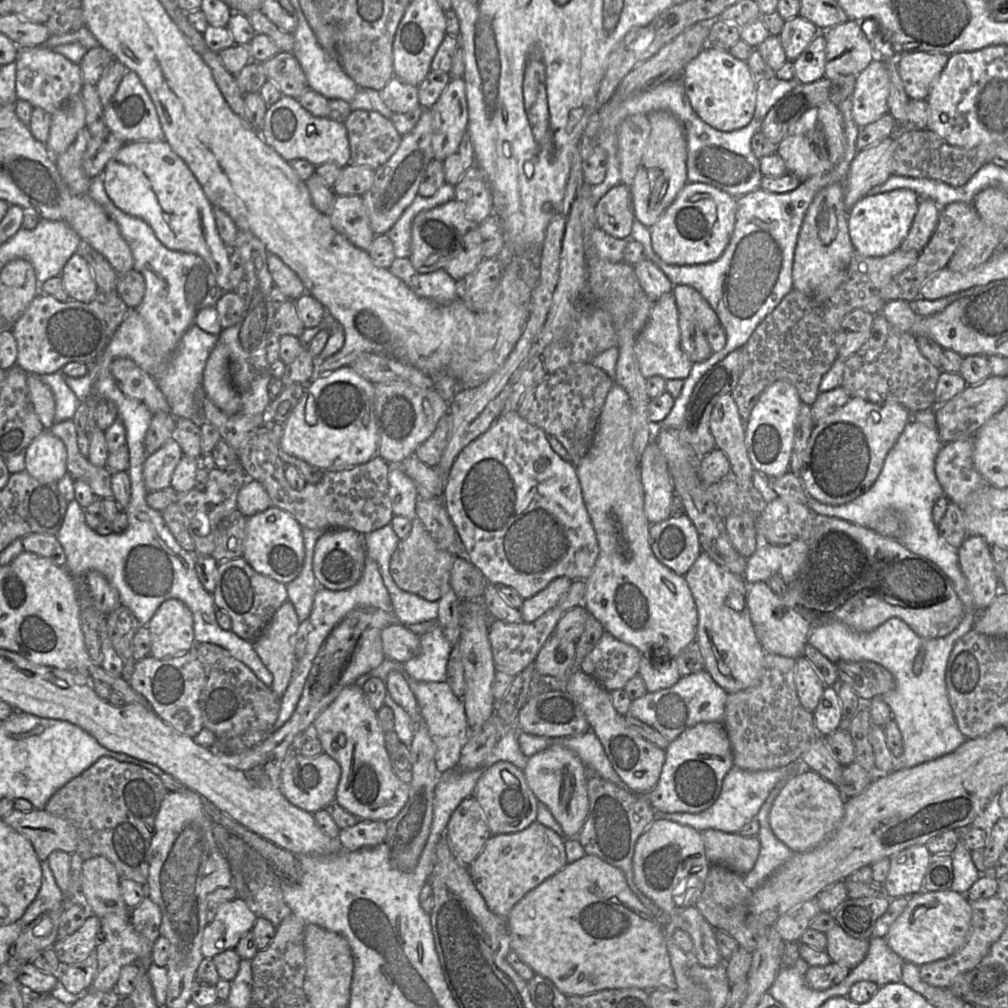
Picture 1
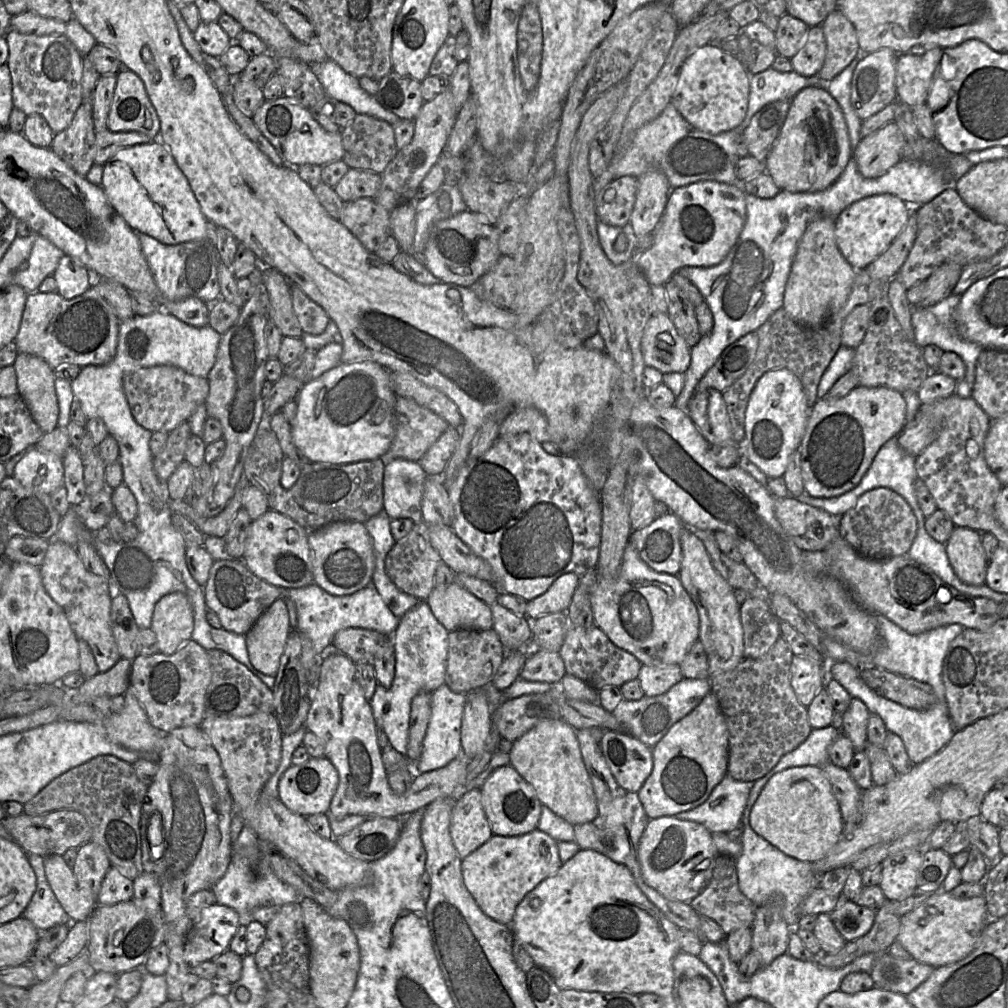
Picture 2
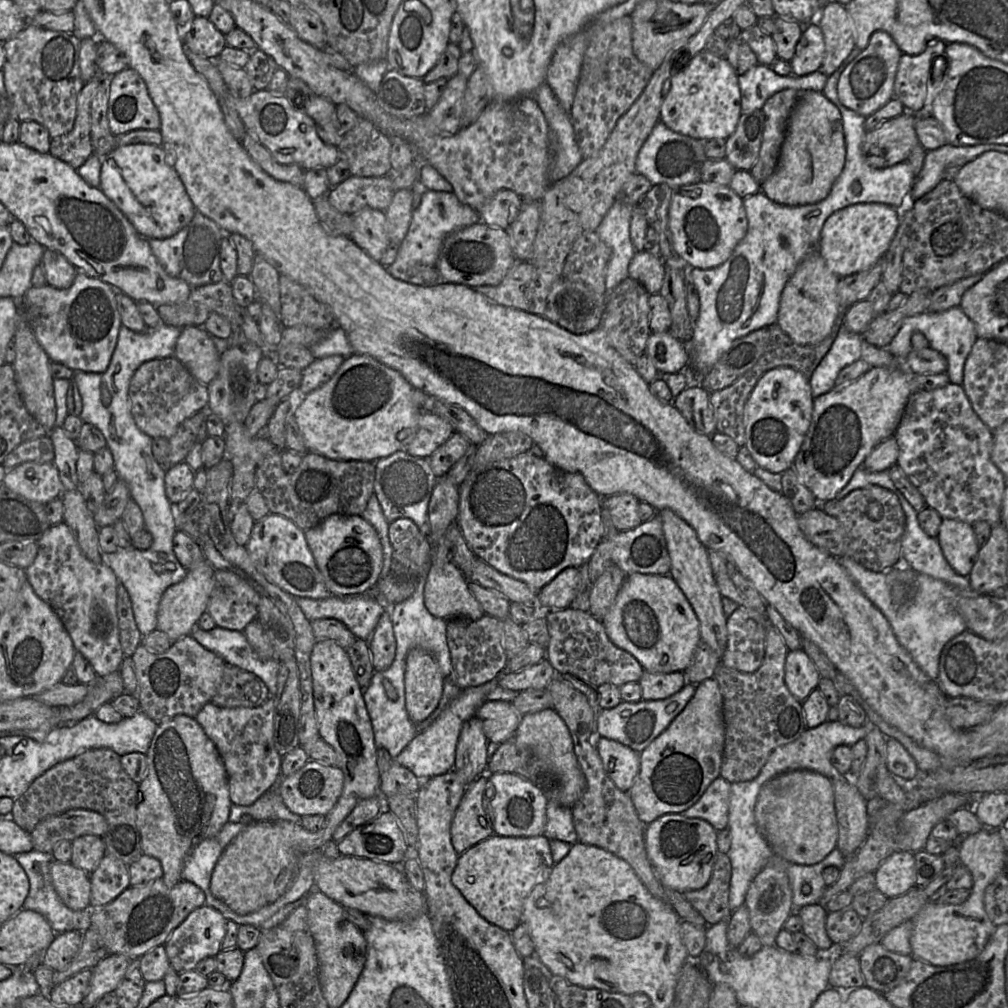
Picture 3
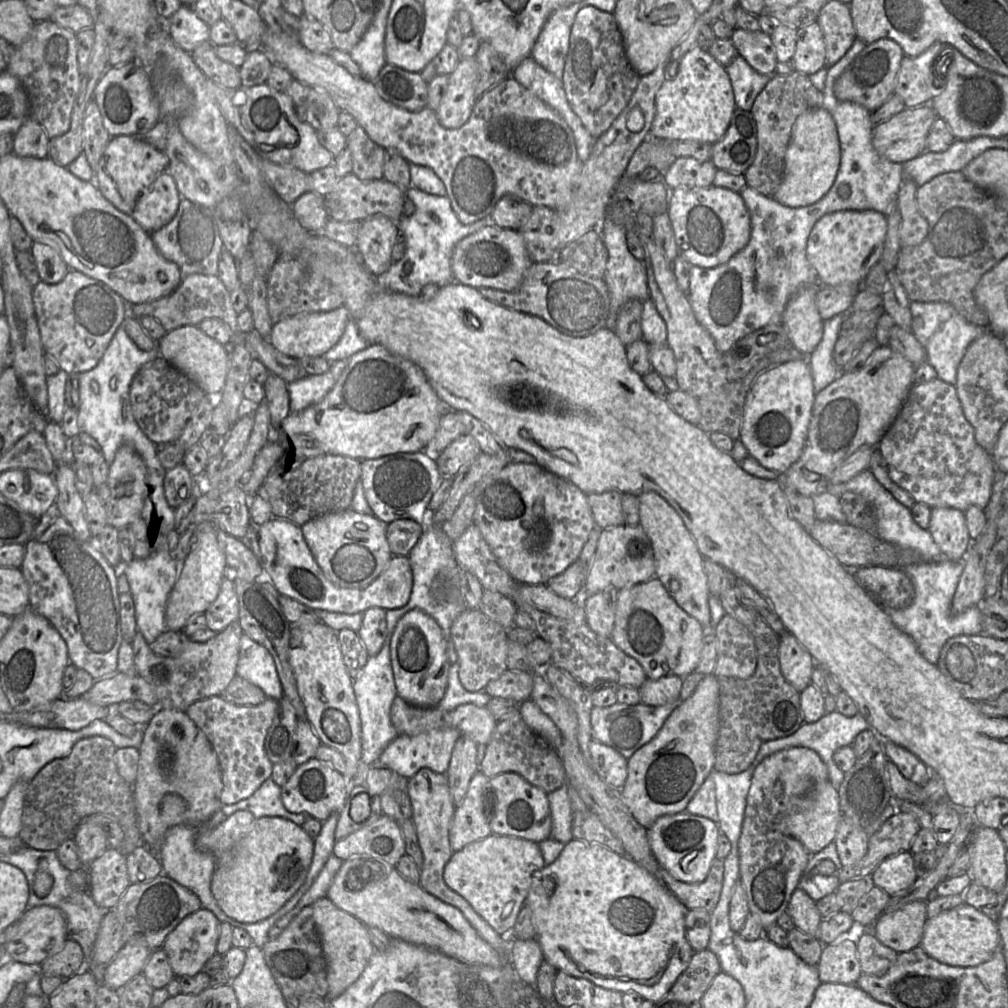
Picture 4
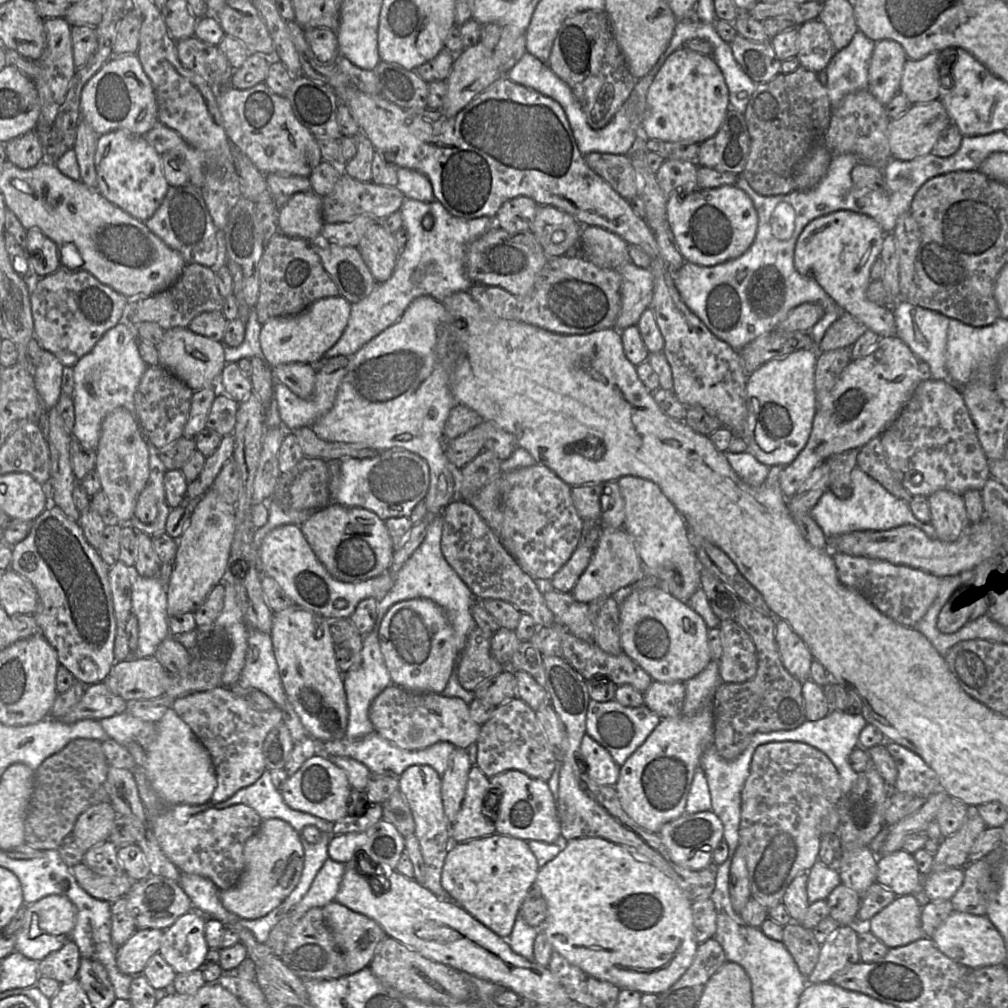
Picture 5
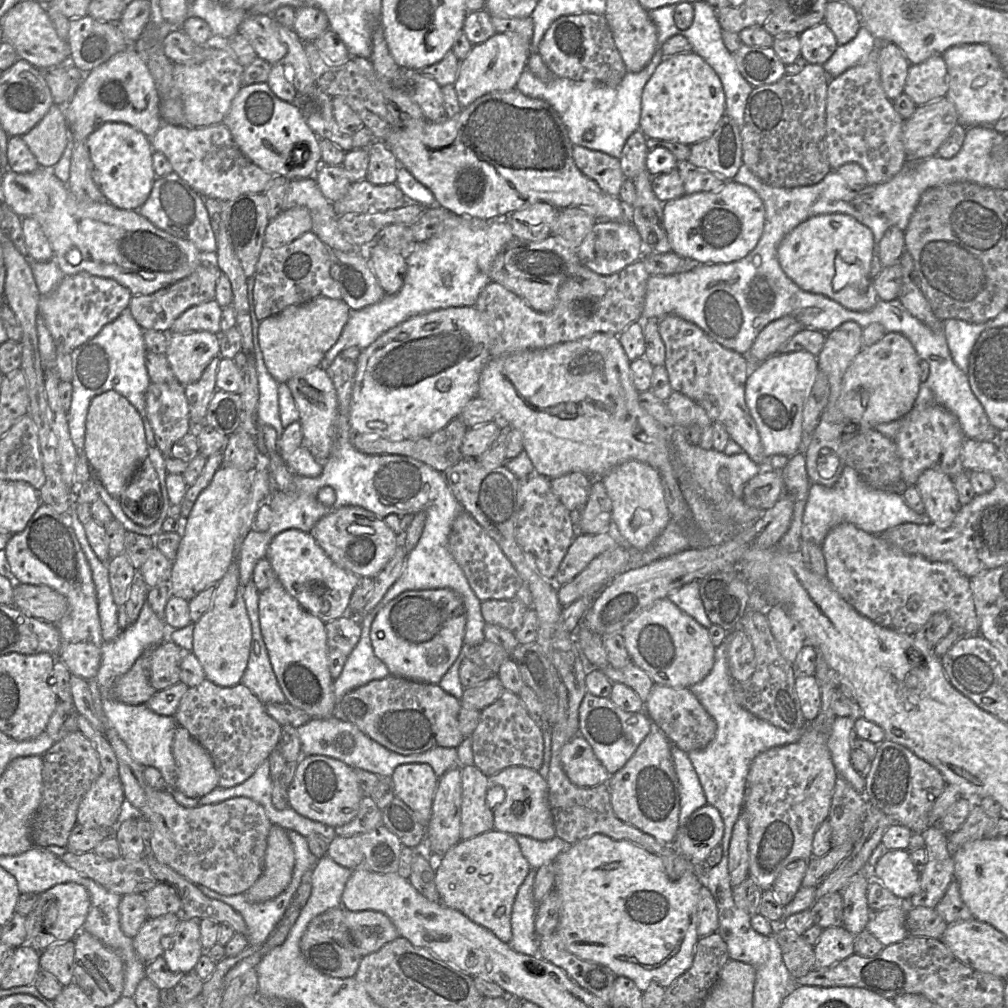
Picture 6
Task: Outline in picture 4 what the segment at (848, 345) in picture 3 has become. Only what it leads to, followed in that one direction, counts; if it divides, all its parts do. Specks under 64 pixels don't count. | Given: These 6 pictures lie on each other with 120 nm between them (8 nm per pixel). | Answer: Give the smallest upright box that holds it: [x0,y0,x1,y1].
[809,314,845,392]

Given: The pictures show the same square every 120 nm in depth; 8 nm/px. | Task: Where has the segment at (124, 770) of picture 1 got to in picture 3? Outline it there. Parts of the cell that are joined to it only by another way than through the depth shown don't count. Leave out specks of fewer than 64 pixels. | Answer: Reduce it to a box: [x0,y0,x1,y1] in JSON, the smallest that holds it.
[11,748,143,866]

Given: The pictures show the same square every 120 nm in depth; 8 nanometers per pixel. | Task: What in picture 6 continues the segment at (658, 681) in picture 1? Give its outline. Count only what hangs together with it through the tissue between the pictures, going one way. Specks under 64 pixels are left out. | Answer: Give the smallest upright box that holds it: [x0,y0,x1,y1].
[644,684,715,753]

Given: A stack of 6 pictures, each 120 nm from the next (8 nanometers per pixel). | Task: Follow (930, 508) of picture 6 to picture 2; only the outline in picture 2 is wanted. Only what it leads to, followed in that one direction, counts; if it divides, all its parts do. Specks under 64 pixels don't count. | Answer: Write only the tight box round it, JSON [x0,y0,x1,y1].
[945,527,989,585]

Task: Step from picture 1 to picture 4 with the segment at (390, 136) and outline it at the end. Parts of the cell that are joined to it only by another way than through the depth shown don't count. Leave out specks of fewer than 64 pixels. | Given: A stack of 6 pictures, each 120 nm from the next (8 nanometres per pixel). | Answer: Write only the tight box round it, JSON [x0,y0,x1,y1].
[346,126,385,181]

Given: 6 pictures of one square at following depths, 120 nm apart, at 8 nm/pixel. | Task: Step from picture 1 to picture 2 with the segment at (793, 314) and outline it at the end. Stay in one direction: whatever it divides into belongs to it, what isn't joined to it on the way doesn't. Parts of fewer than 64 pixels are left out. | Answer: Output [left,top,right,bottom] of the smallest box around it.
[722,269,888,445]

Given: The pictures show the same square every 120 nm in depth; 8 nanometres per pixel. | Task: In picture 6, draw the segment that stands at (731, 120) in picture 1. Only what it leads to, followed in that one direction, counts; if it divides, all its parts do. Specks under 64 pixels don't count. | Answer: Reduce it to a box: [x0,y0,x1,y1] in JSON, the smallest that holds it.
[639,54,725,146]

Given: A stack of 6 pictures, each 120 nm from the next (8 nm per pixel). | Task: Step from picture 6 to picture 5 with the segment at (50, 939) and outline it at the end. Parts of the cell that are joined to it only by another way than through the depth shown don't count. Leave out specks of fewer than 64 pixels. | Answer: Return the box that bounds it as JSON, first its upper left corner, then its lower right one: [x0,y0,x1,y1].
[15,895,77,962]

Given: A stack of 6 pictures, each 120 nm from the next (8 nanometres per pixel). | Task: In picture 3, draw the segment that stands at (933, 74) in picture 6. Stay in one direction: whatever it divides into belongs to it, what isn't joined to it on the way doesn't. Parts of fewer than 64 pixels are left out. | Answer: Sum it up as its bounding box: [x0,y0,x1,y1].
[894,40,947,115]

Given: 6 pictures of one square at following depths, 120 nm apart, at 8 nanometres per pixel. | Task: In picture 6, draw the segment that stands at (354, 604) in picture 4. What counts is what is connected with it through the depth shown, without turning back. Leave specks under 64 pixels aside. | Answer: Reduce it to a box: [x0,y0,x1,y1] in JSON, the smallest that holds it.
[265,529,360,623]

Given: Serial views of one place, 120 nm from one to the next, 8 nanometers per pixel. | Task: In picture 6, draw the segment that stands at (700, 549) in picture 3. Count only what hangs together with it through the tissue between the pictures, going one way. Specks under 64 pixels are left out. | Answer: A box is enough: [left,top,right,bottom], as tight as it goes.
[600,460,671,550]

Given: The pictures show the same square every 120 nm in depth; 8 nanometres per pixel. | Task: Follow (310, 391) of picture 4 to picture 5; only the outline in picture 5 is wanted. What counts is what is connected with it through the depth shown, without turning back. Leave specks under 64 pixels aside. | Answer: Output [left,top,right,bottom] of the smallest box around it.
[274,368,346,431]

